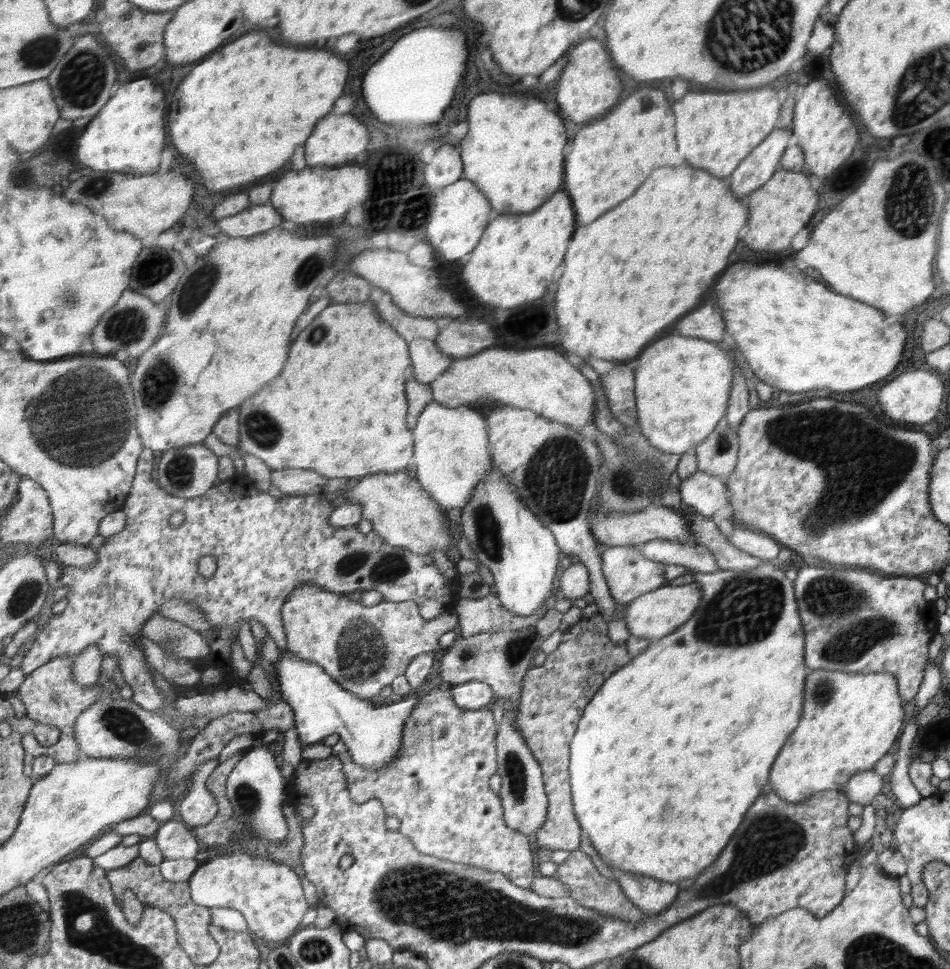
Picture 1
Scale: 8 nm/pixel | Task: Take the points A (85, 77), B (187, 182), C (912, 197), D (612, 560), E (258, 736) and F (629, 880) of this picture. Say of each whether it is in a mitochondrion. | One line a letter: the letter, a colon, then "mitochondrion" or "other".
A: mitochondrion
B: other
C: mitochondrion
D: other
E: other
F: other

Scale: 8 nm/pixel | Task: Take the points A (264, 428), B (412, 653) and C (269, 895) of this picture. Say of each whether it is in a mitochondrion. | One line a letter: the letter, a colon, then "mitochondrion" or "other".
A: mitochondrion
B: other
C: other

